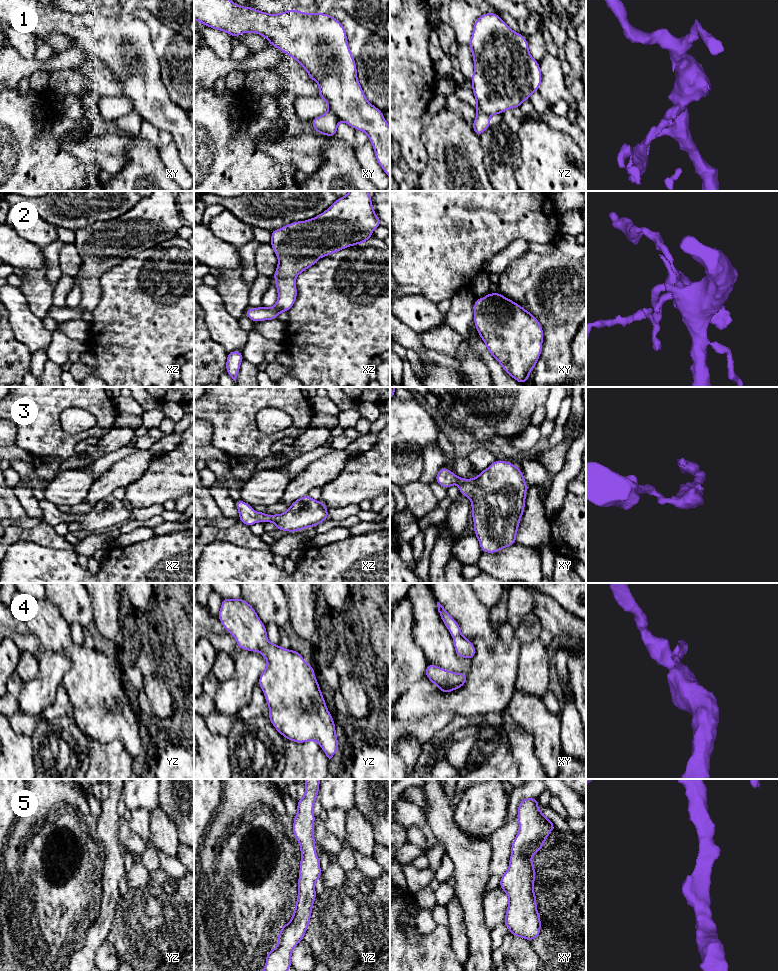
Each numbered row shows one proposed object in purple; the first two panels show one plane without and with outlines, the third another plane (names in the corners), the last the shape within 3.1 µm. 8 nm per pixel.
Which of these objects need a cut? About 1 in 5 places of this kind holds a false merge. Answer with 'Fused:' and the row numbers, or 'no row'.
Fused: 1

